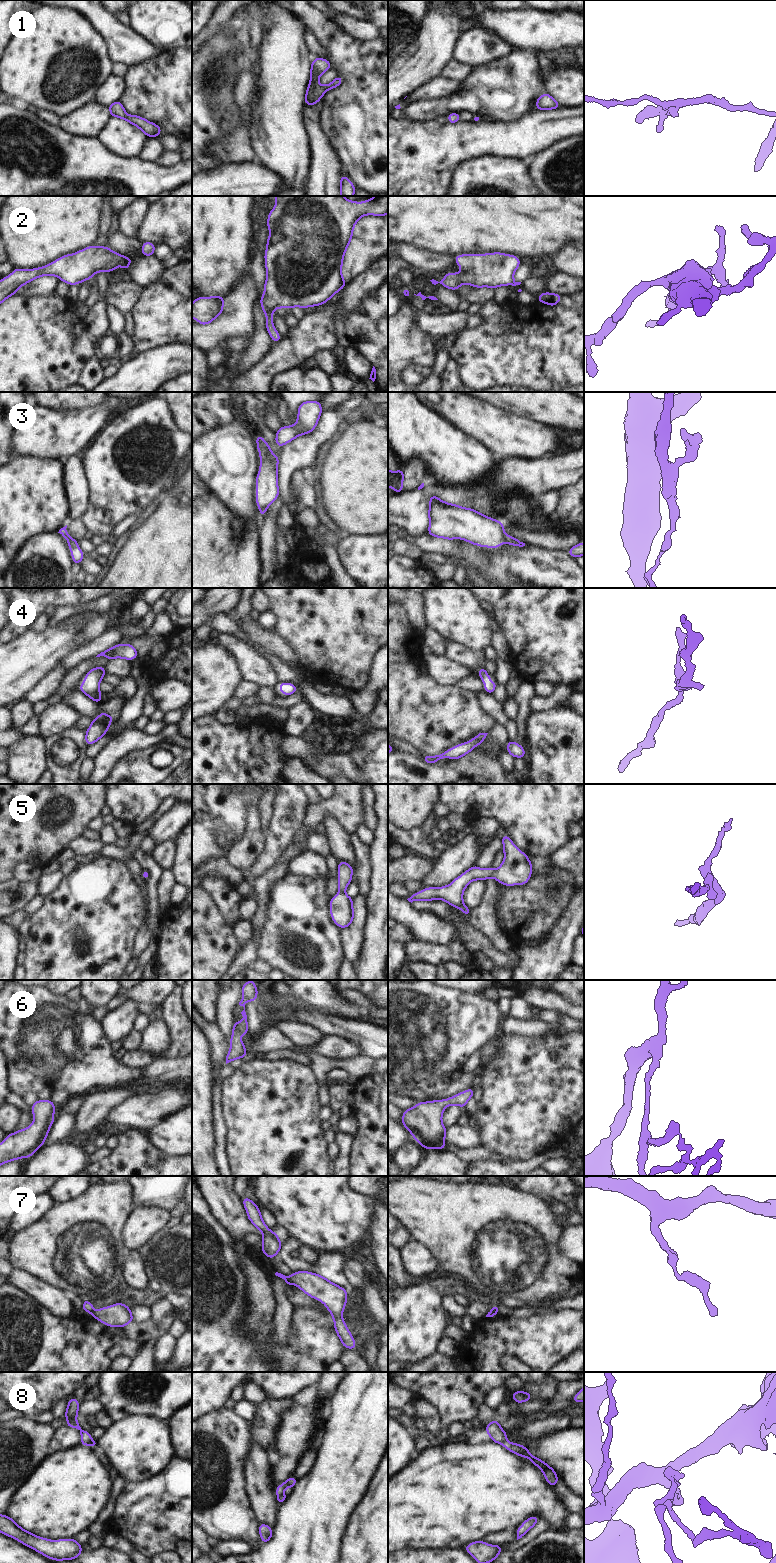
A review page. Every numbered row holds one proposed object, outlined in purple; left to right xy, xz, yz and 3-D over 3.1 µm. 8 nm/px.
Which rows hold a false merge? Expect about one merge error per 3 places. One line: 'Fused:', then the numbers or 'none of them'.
Fused: 3, 7, 8

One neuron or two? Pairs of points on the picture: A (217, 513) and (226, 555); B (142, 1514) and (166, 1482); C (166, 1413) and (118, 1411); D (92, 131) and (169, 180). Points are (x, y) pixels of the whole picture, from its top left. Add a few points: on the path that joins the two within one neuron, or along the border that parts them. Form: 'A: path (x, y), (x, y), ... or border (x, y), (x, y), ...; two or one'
A: path (217, 523), (217, 545); one
B: path (150, 1506), (166, 1490); one
C: path (154, 1407), (130, 1407); one
D: border (74, 135), (90, 138), (97, 137); two

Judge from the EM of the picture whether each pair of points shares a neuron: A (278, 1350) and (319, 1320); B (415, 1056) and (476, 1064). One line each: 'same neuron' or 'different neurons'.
A: same neuron
B: different neurons

